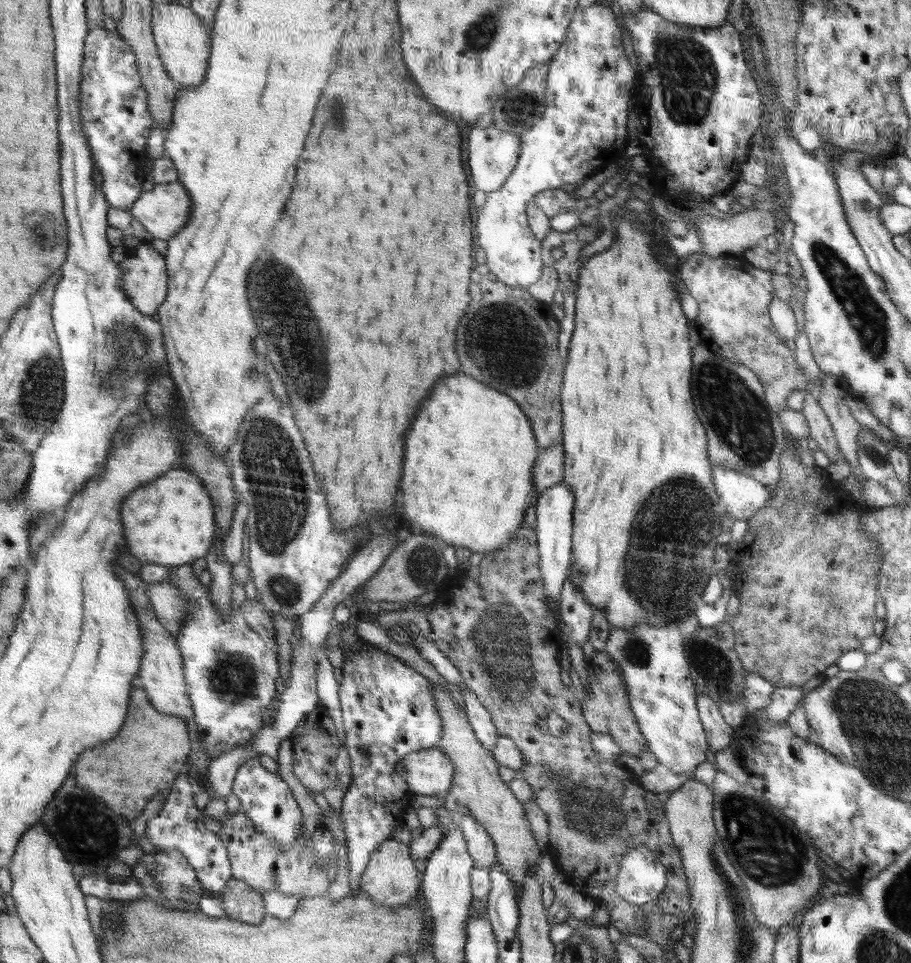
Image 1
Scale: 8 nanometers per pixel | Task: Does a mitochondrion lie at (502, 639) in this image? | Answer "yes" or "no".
yes

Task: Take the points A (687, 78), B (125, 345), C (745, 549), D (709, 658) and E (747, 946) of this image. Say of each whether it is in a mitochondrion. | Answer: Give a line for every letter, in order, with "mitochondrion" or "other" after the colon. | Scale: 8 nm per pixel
A: mitochondrion
B: mitochondrion
C: other
D: mitochondrion
E: mitochondrion

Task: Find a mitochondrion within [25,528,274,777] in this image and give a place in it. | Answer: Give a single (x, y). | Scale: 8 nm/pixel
(233, 678)

